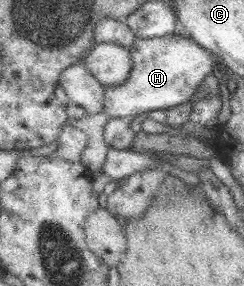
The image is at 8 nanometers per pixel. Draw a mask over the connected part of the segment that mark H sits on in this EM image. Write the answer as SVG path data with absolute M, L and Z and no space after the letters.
M175 33L149 39L136 37L128 48L133 59L129 78L117 87L105 87L102 112L113 118L138 116L155 109L167 110L168 107L189 102L196 95L195 91L203 79L212 76L215 66L213 54L207 48L201 47L191 38Z

